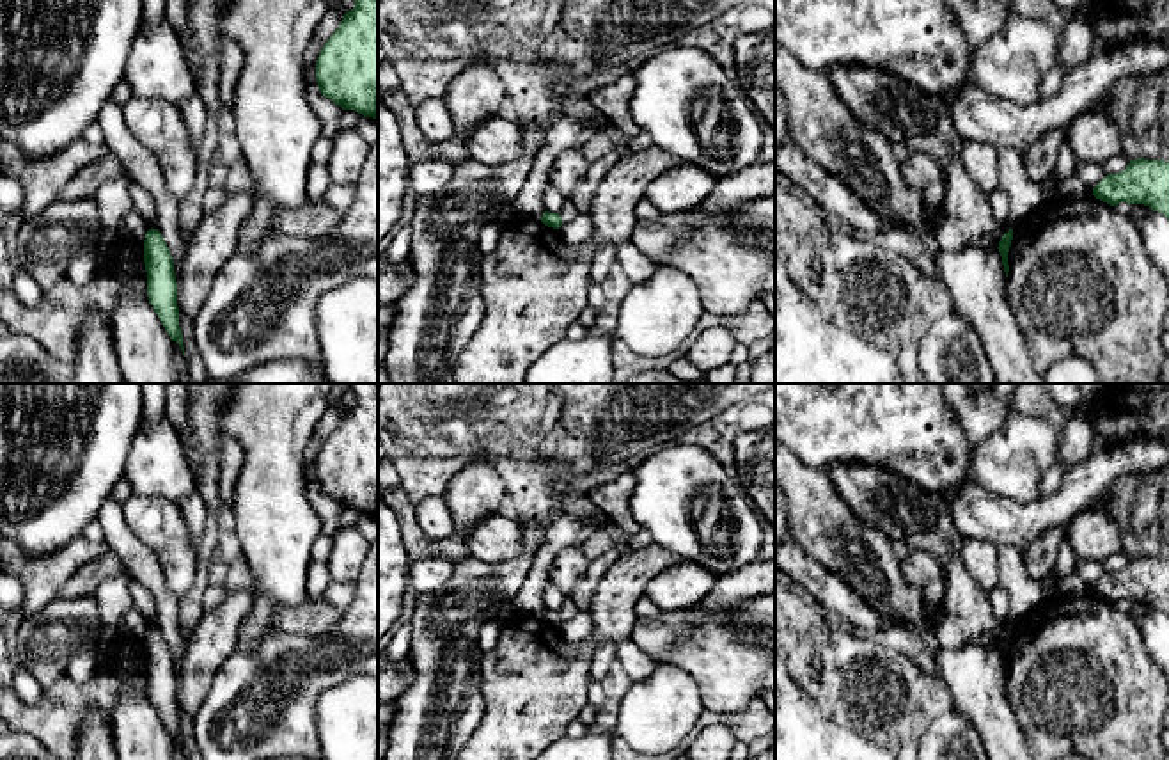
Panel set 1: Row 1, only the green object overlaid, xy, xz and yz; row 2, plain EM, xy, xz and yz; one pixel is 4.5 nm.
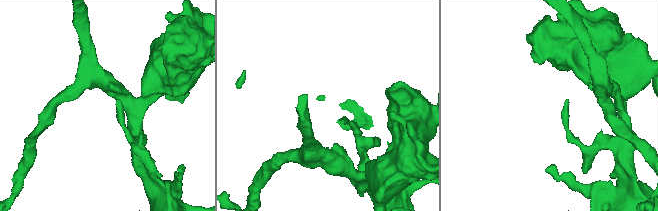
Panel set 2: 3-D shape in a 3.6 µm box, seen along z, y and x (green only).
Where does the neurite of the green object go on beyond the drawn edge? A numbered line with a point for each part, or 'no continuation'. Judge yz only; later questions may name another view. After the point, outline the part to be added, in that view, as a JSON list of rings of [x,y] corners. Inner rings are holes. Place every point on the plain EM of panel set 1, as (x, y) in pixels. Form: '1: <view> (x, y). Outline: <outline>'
no continuation

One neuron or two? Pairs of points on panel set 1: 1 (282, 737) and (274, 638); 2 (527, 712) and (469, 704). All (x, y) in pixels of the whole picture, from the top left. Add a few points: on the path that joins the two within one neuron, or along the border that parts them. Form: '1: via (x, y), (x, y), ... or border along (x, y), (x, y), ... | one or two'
1: via (277, 712), (277, 663) | one
2: border along (481, 664), (483, 718), (467, 741) | two

